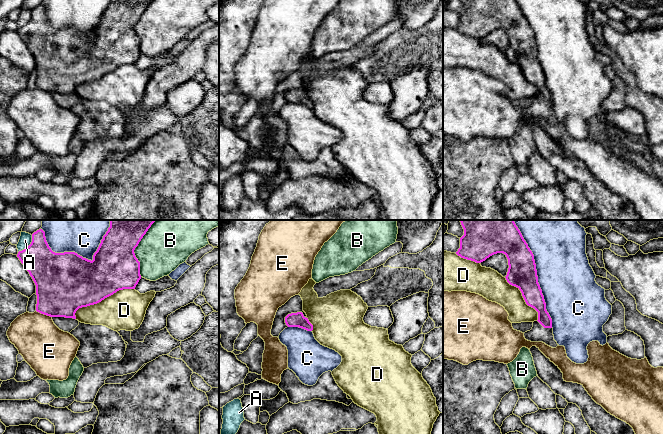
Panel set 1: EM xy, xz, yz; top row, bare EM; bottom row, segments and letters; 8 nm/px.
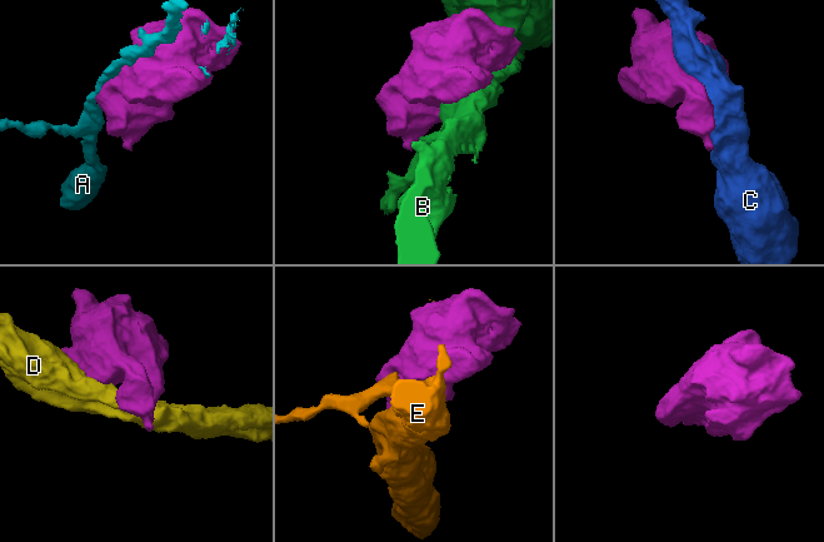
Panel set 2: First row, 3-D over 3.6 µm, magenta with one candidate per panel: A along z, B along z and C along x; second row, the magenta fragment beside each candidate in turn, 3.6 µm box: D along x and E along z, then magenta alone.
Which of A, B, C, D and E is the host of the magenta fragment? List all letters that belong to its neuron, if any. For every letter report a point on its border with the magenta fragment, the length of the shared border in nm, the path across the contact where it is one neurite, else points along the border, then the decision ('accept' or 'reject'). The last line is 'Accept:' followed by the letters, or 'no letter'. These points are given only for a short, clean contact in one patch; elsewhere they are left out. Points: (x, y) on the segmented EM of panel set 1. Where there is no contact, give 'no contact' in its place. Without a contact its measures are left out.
A: meets magenta in xy at (29, 245); contact 180 nm long; reject
B: meets magenta in xy at (135, 247); contact 480 nm long; reject
C: meets magenta in yz at (536, 274); contact 900 nm long; reject
D: meets magenta in xy at (101, 300); contact 550 nm long; reject
E: meets magenta in xy at (44, 314); contact 140 nm long; reject
Accept: no letter

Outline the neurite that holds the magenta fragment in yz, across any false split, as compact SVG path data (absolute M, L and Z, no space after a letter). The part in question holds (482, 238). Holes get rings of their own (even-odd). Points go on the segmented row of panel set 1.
M460 220L464 235L456 252L461 258L481 263L490 256L503 253L508 259L507 282L517 287L526 302L538 312L538 320L530 331L524 333L526 340L543 342L556 348L552 319L538 283L534 255L524 240L514 220Z

